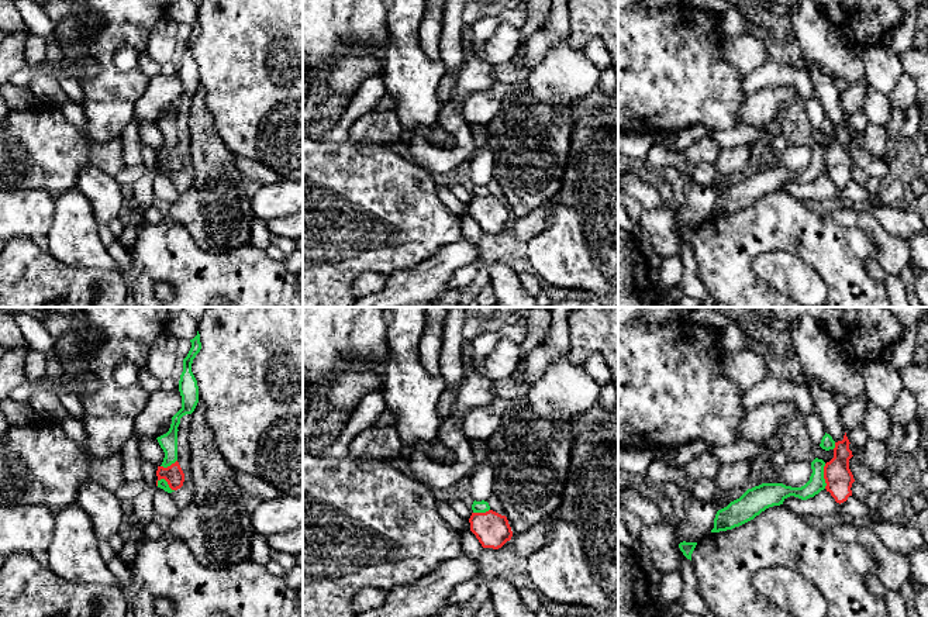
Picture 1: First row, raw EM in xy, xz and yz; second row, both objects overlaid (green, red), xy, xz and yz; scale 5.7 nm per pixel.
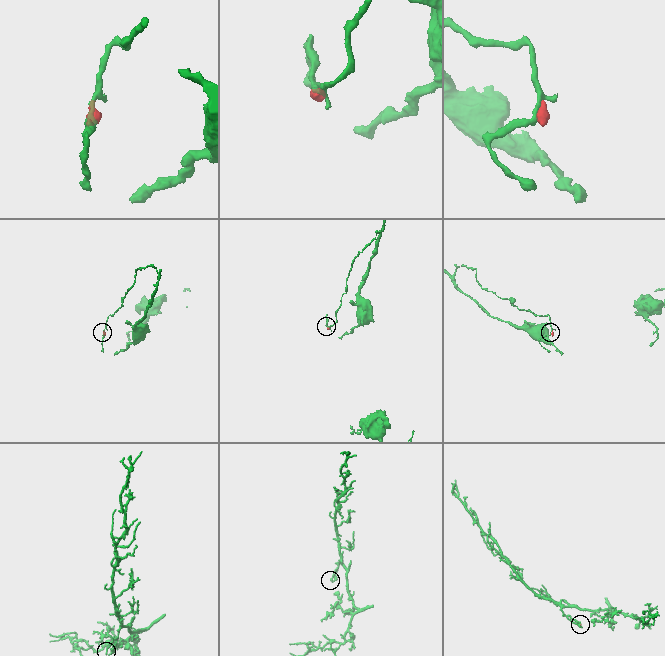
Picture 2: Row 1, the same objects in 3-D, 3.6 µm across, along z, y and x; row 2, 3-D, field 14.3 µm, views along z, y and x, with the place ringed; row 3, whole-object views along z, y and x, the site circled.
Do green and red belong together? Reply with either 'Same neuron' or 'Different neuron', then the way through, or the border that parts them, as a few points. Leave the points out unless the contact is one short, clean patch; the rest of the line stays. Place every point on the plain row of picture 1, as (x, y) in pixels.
Different neuron. Boundary: yz (825, 148), (824, 172)

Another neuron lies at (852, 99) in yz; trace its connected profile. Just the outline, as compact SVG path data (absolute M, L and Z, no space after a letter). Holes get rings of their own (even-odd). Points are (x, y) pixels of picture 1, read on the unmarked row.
M862 77L853 82L846 90L839 92L841 106L845 117L863 108L867 87L869 83L866 77Z

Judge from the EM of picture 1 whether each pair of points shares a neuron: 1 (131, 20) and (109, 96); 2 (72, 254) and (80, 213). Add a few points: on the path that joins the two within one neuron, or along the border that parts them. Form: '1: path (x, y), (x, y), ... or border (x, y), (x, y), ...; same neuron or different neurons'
1: path (113, 38), (107, 44), (109, 78); same neuron
2: path (72, 244), (75, 223); same neuron

